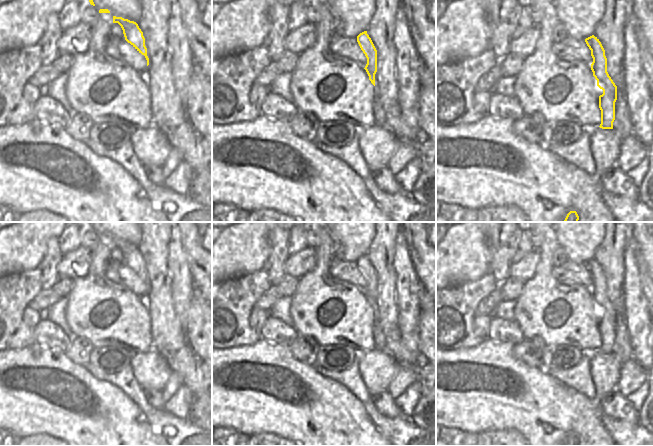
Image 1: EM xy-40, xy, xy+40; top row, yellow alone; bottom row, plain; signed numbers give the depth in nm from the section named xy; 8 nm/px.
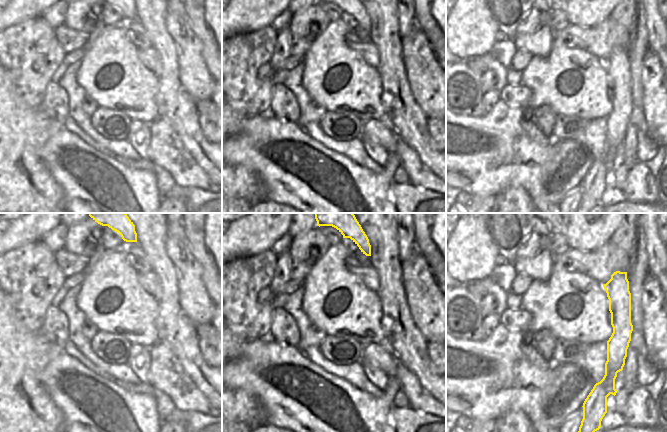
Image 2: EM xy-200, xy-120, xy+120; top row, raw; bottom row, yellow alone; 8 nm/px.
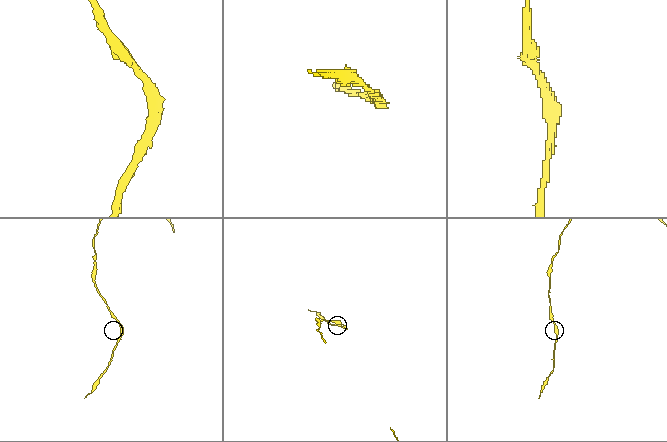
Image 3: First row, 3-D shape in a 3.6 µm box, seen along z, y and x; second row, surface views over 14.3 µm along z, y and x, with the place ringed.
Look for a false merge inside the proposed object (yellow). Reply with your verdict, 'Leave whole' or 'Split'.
Leave whole.

